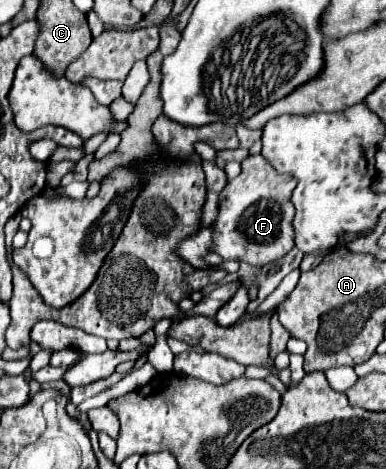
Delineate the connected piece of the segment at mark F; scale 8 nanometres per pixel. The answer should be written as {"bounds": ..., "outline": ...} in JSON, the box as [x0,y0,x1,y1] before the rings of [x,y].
{"bounds":[213,155,295,267],"outline":[[[249,155],[241,161],[241,173],[227,181],[223,195],[219,195],[219,215],[213,227],[213,253],[223,259],[245,261],[261,267],[287,255],[295,247],[291,193],[295,179],[277,173],[263,155]]]}

